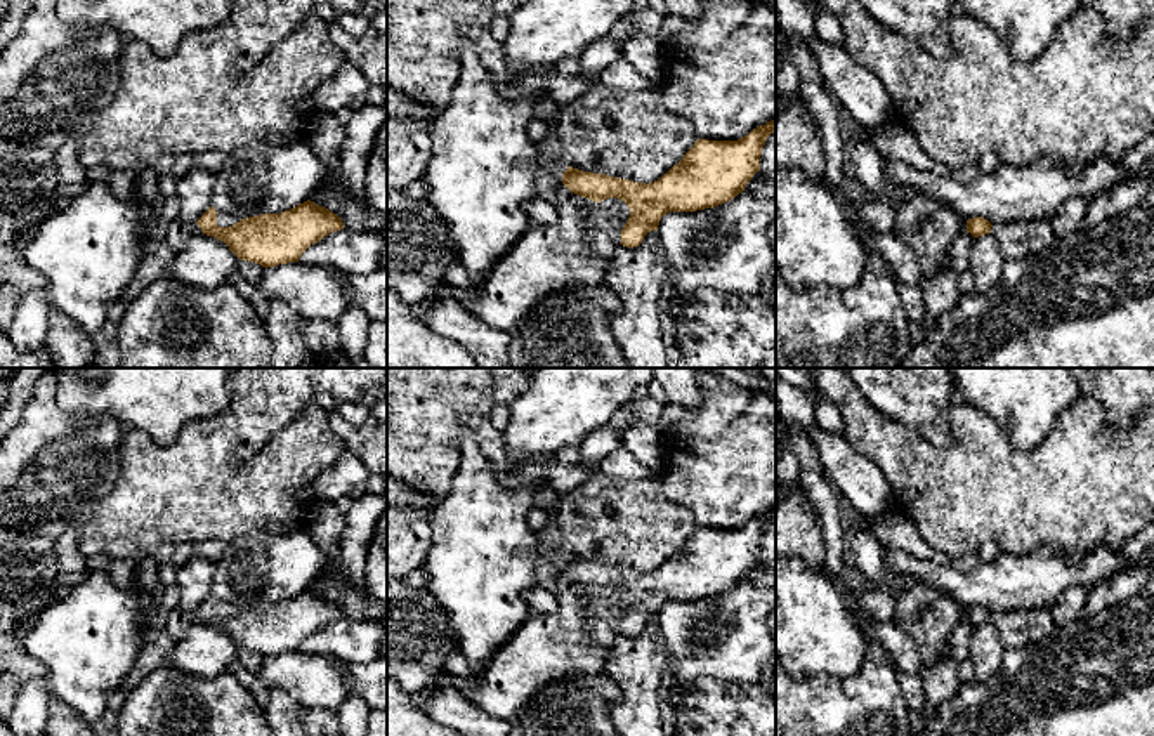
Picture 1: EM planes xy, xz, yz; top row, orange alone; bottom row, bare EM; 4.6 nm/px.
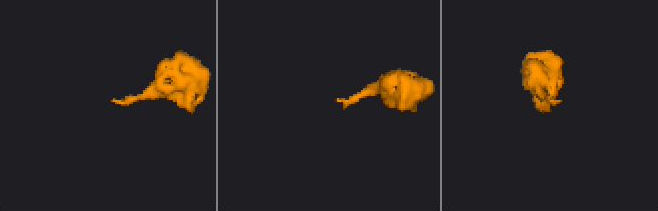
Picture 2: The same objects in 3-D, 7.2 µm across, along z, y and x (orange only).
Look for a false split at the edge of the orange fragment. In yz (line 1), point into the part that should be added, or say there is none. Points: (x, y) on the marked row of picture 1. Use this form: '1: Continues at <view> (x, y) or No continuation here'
1: Continues at yz (1019, 238)

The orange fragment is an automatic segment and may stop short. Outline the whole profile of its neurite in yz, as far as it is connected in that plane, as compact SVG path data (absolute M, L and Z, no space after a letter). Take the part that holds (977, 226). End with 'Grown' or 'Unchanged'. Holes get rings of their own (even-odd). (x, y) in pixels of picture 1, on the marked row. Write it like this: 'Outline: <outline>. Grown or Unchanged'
Outline: M1071 198L1059 212L1043 219L991 224L984 217L974 217L967 220L967 233L974 238L994 236L1003 259L1017 260L1045 252L1071 233L1085 229L1086 208L1085 198Z. Grown

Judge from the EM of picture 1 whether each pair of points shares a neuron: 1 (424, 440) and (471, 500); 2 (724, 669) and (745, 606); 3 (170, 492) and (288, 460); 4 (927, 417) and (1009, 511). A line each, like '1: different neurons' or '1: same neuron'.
1: different neurons
2: same neuron
3: same neuron
4: different neurons

